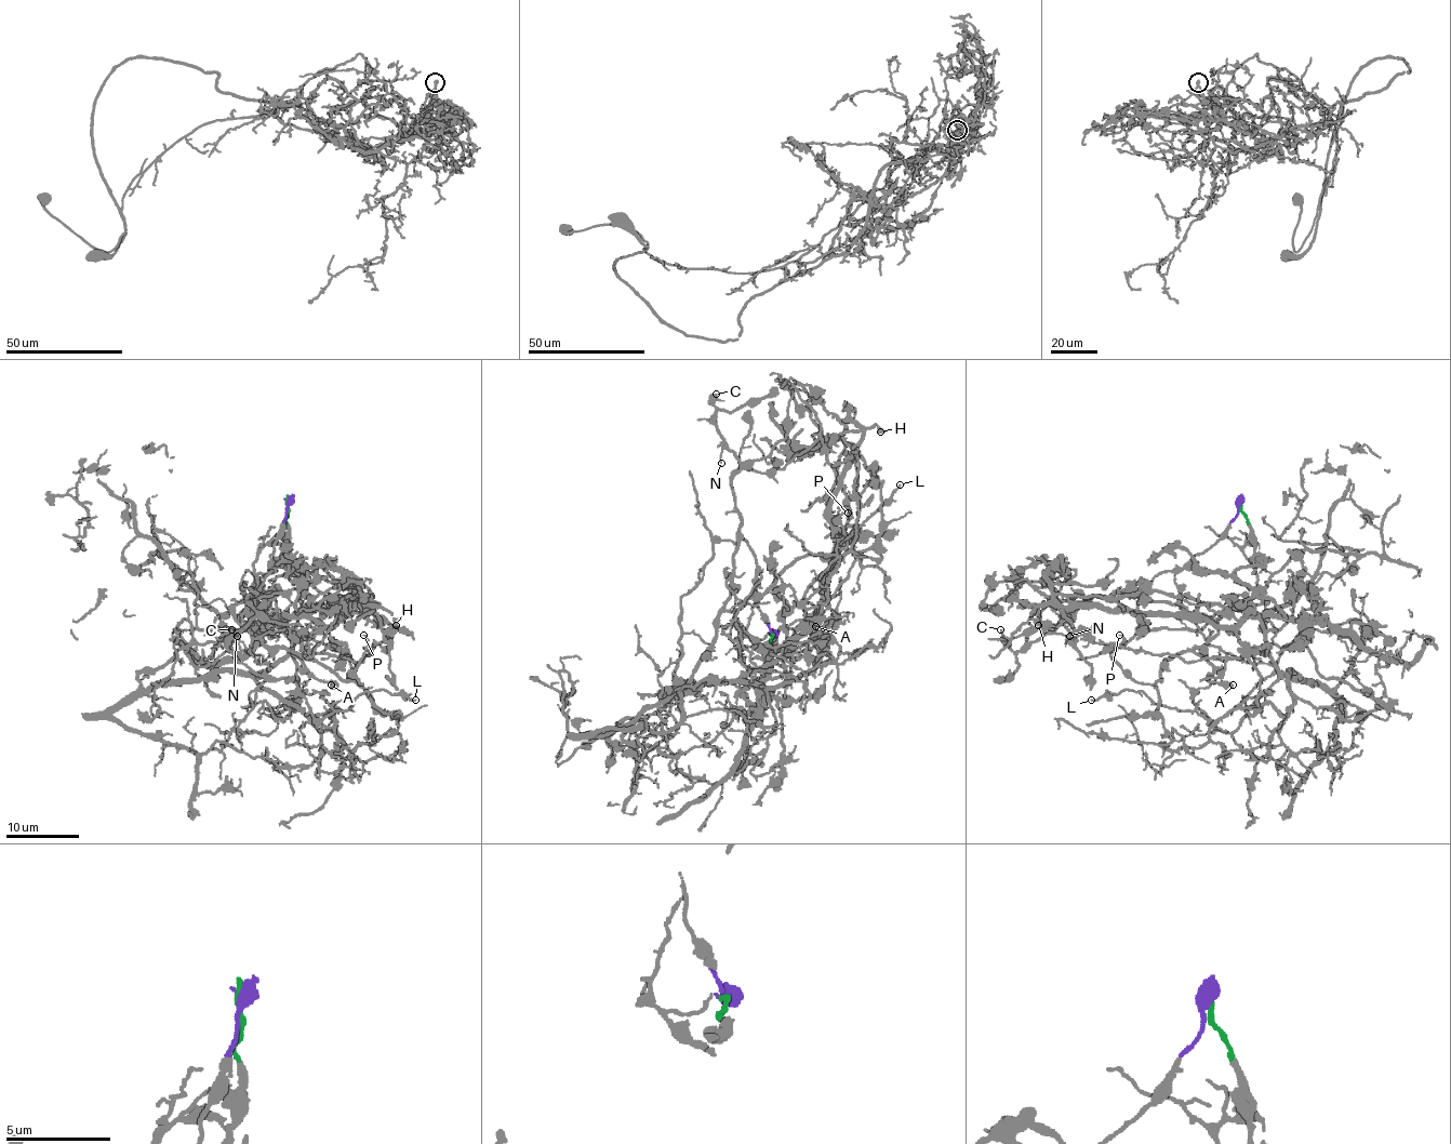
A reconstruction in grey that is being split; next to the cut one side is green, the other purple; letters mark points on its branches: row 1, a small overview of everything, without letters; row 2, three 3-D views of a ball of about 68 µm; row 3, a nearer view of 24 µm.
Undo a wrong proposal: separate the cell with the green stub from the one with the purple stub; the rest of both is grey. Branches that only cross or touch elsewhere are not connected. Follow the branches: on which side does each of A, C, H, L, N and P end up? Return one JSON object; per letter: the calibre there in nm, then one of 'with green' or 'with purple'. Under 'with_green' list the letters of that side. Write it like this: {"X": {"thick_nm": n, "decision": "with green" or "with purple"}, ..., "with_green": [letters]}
{"A": {"thick_nm": 500, "decision": "with purple"}, "C": {"thick_nm": 180, "decision": "with purple"}, "H": {"thick_nm": 400, "decision": "with green"}, "L": {"thick_nm": 130, "decision": "with green"}, "N": {"thick_nm": 100, "decision": "with purple"}, "P": {"thick_nm": 110, "decision": "with purple"}, "with_green": ["H", "L"]}

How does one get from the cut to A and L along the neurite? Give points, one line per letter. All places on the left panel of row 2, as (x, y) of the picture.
A: (287, 502), (285, 529), (270, 555), (273, 571), (240, 622), (265, 646), (289, 651), (331, 686)
L: (287, 502), (283, 560), (307, 606), (256, 680), (310, 716), (337, 707), (325, 728), (360, 694), (416, 700)

